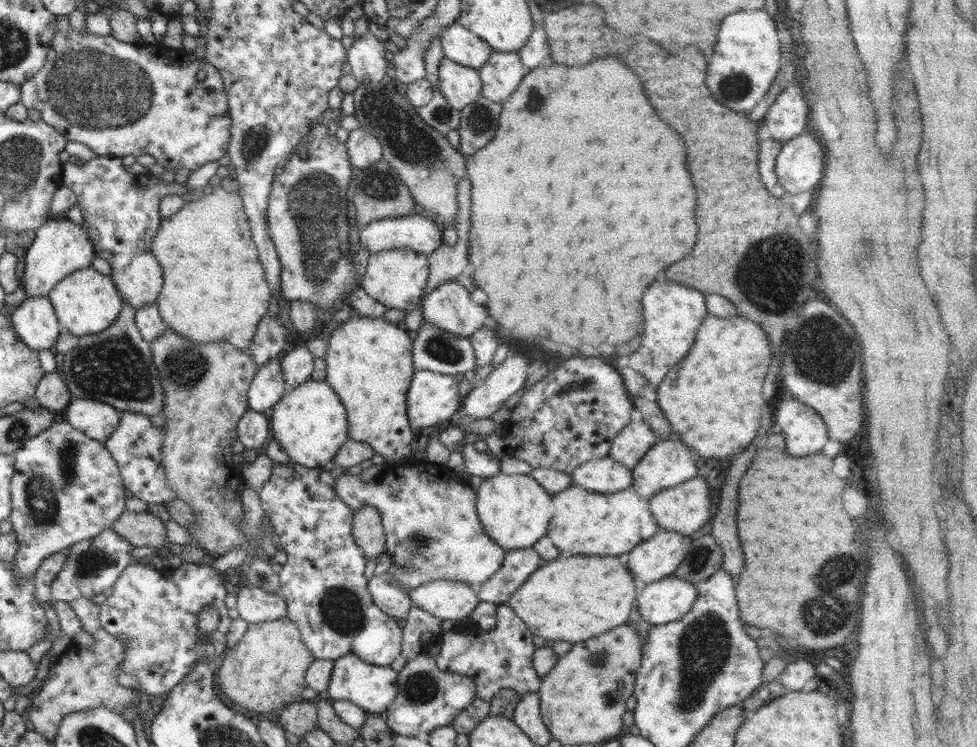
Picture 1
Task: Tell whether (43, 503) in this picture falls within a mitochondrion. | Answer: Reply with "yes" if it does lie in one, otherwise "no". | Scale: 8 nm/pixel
yes

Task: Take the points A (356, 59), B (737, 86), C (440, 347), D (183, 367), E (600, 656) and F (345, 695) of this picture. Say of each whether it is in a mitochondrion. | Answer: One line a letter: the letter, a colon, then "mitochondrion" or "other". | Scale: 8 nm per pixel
A: other
B: mitochondrion
C: mitochondrion
D: mitochondrion
E: mitochondrion
F: other

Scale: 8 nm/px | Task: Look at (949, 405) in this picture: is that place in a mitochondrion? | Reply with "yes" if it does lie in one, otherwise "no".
no

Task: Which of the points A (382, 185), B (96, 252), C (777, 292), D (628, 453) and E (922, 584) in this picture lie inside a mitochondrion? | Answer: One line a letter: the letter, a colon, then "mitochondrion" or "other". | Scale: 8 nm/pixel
A: mitochondrion
B: other
C: mitochondrion
D: other
E: other

